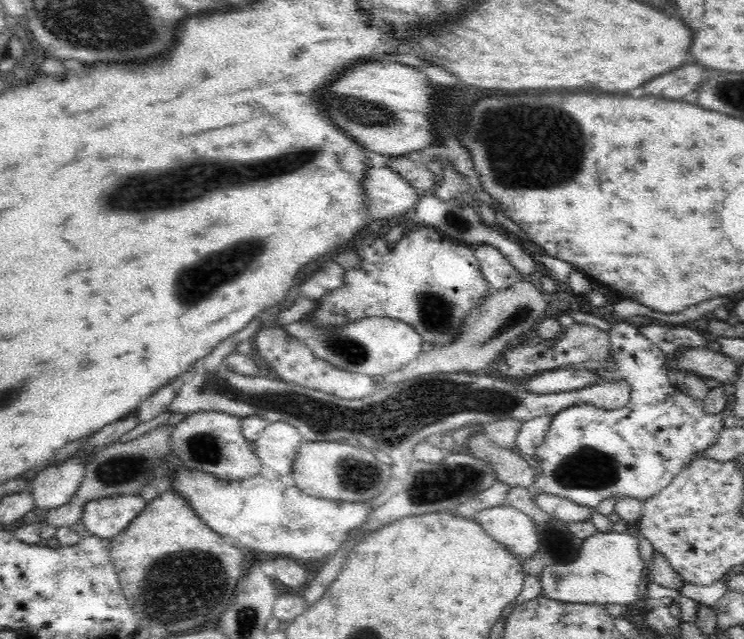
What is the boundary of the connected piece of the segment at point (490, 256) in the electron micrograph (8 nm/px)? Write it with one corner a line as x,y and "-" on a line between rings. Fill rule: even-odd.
483,245
474,249
484,279
493,291
506,290
523,281
520,272
494,246

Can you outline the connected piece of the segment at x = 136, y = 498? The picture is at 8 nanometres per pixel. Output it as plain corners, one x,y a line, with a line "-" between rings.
114,494
87,502
81,521
86,534
111,539
136,519
148,502
139,494

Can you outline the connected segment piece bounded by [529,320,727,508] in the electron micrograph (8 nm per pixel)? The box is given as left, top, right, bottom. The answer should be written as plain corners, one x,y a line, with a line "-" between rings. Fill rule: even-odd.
621,320
612,324
608,333
610,334
610,343
612,344
612,346
610,346
612,347
612,355
616,357
616,368
613,368
610,371
607,371
604,368
595,370
598,378
600,379
596,382
596,385
610,383
611,381
626,381
626,383
630,385
631,389
630,402
624,406
624,408
617,408
614,410
598,408
594,405
590,405
590,403
578,403
573,404
572,406
565,408
563,411
557,412
553,415
552,422
550,423
543,443
540,448
538,448
536,456
534,456
534,459
531,461
535,476
534,484
530,486
529,490
533,495
536,493
550,493
552,495
571,500
580,506
590,508
597,508
600,502
608,500
610,496
614,496
616,499
626,498
626,496
629,496
630,498
637,498
644,502
647,498
650,498
650,496
654,496
654,494
660,492
662,488
666,488
666,486
670,484
670,480
672,480
678,472
682,472
684,468
688,468
694,460
704,457
704,452
710,449
710,446
718,440
719,434
724,430
724,418
727,414
725,412
710,414
704,411
704,405
702,405
703,400
693,398
683,391
680,391
679,388
674,387
673,383
669,380
669,372
666,368
666,362
668,360
667,356
654,343
652,343
652,341
642,335
642,332
640,332
638,327

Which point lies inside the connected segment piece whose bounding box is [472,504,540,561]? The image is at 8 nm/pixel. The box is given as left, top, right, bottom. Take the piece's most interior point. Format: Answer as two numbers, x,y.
510,526

